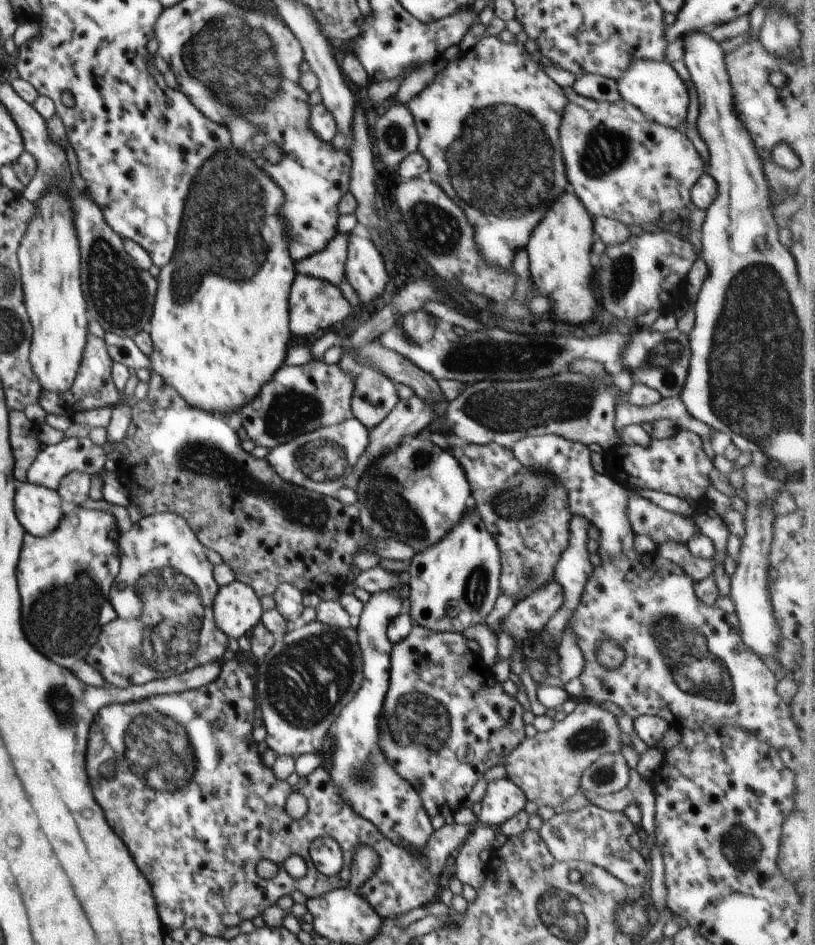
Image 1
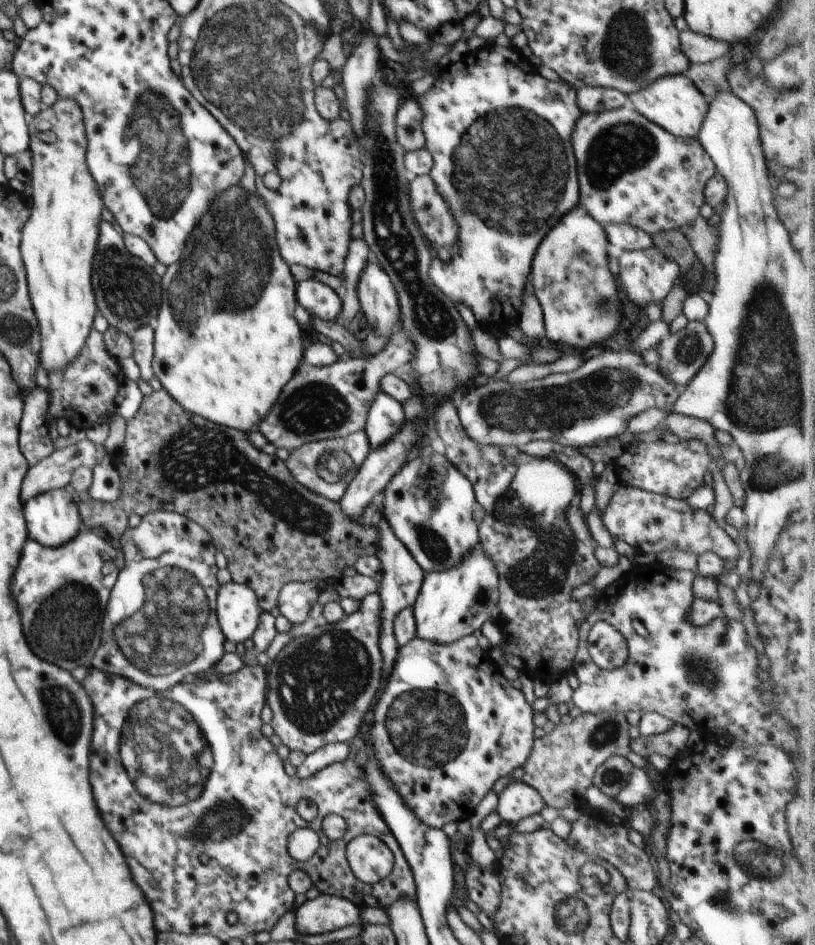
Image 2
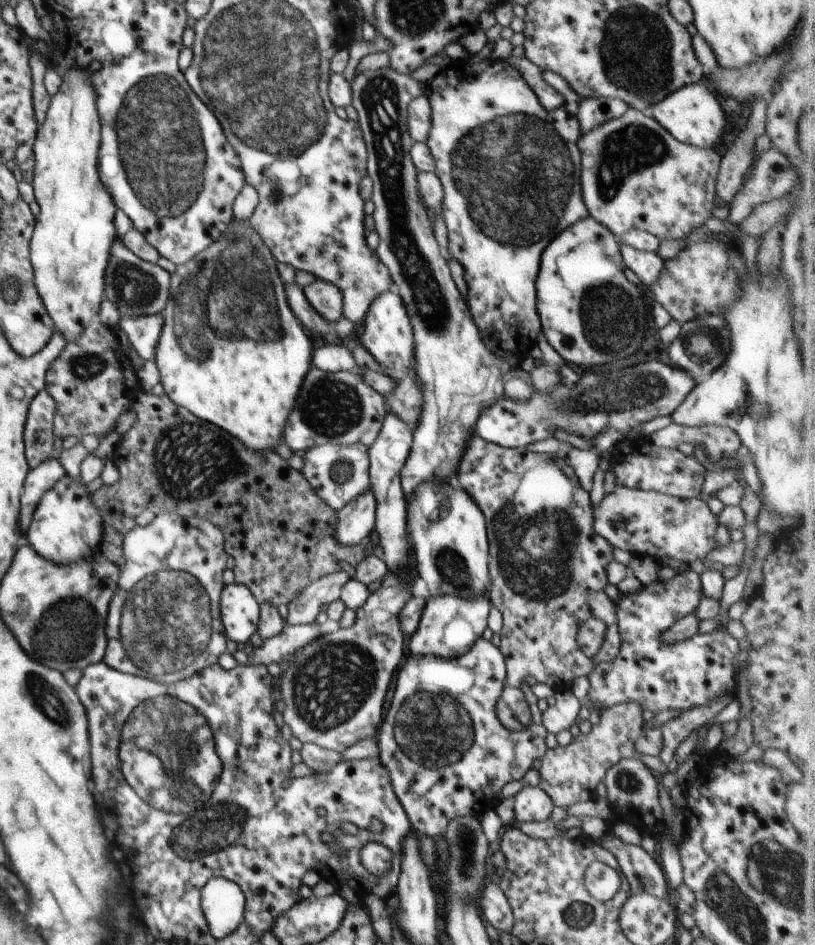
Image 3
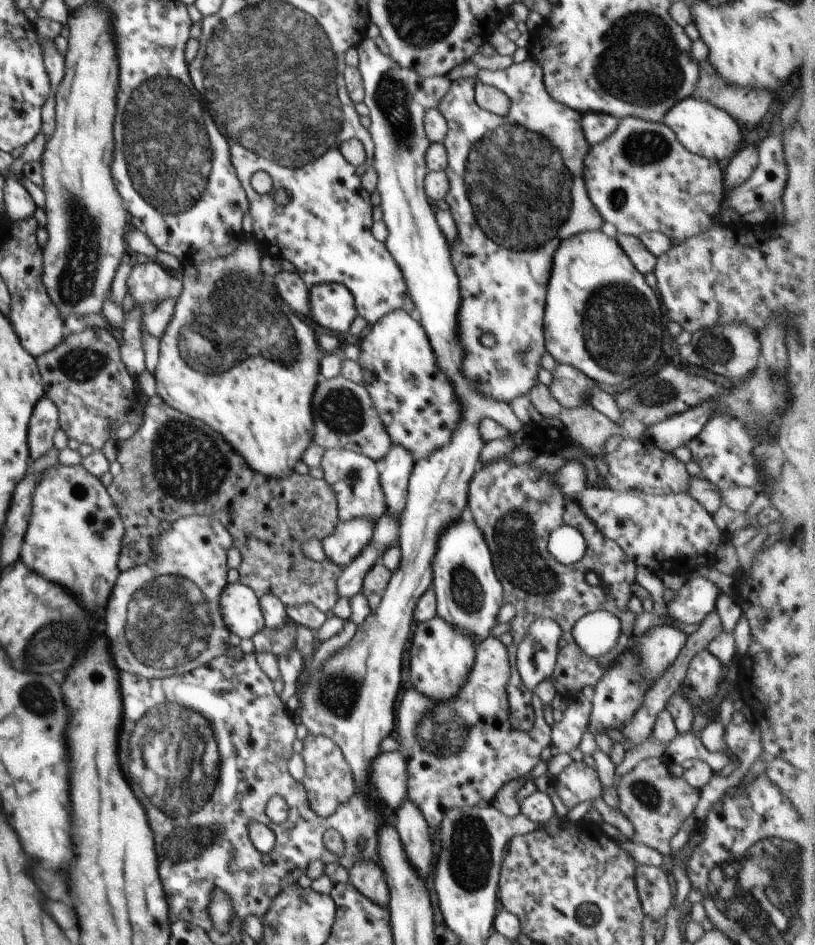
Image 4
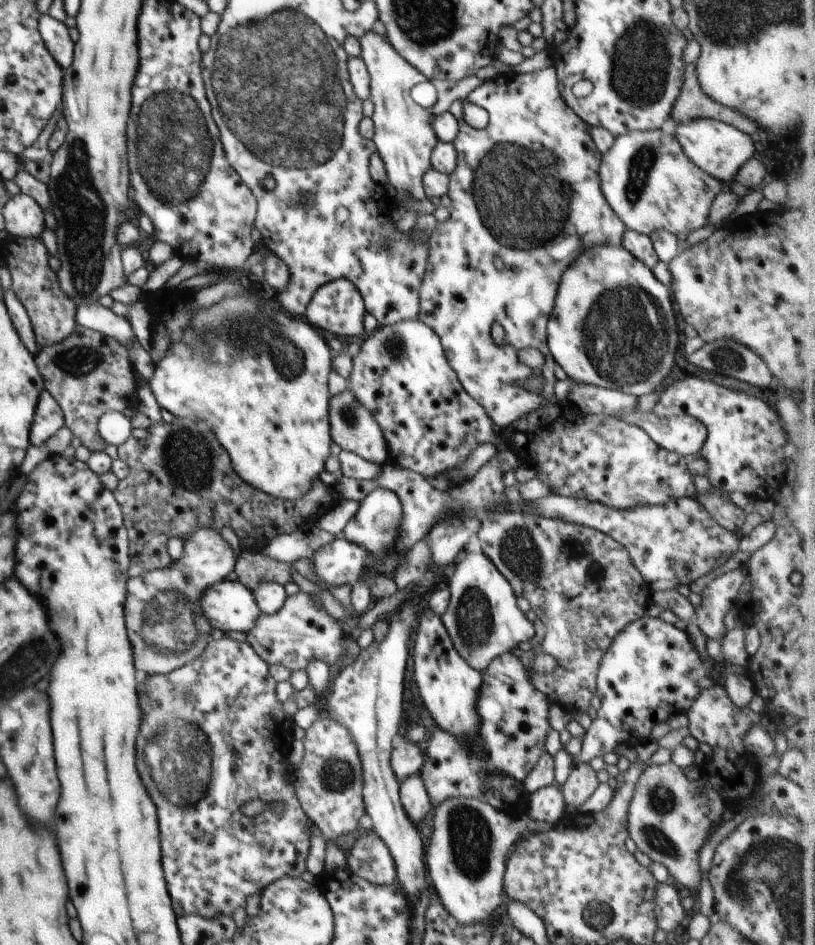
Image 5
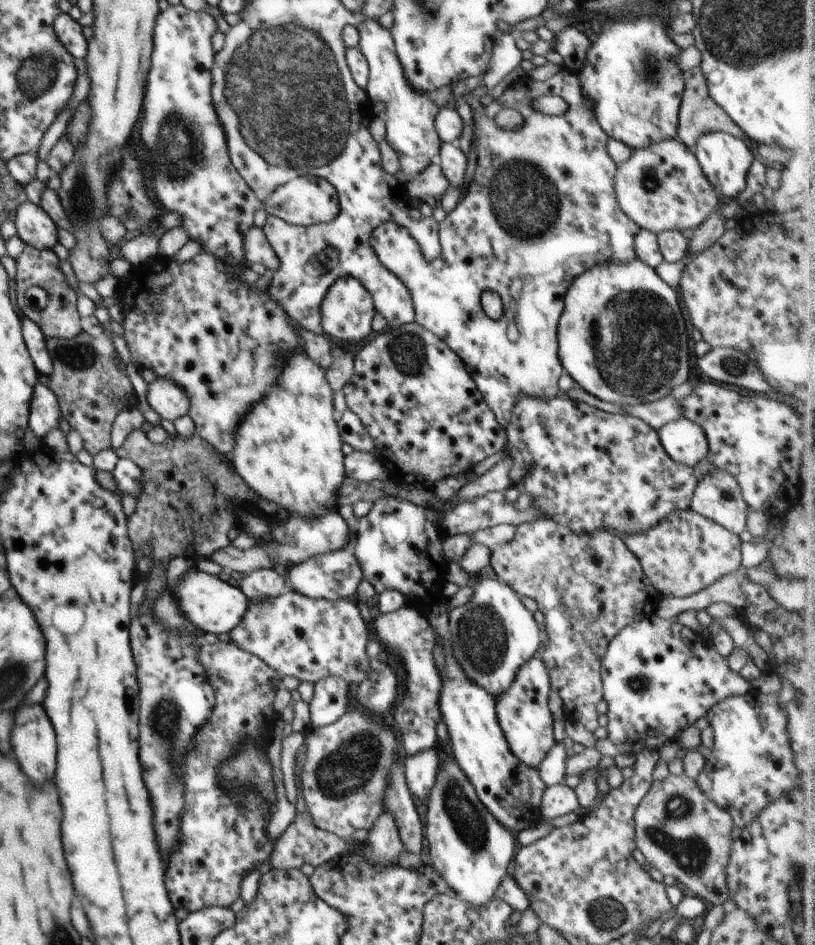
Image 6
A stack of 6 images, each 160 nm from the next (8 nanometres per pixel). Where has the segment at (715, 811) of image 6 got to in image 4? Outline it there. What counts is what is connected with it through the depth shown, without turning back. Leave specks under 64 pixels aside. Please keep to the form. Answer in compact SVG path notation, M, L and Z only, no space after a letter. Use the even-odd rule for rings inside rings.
M649 757L638 763L630 772L616 779L616 793L618 794L617 810L632 822L636 836L636 844L654 848L662 857L672 856L670 840L680 830L686 819L693 815L701 790L688 786L684 780L673 776L668 770L667 762L663 758Z

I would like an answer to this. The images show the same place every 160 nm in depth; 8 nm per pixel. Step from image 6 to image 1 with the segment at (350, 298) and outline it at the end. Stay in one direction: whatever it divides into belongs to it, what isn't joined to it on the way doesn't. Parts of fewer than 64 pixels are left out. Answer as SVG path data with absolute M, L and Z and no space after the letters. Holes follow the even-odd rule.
M298 275L293 281L289 297L289 328L294 336L308 336L318 330L330 330L345 320L354 308L344 299L338 286L324 280Z

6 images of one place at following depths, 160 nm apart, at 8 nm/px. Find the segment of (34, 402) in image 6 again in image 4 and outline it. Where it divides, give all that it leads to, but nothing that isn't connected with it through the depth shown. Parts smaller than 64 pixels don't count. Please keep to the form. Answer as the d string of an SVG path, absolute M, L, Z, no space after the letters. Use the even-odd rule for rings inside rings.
M46 396L38 400L29 426L30 457L36 461L53 448L53 438L59 429L58 408L52 403L52 400Z

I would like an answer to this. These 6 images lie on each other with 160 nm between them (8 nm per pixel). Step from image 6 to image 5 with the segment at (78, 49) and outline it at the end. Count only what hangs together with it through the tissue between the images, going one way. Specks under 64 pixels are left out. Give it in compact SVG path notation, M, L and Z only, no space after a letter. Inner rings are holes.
M40 15L38 17L38 30L44 40L49 53L65 71L73 61L72 38L68 33L66 23L60 22L52 16Z

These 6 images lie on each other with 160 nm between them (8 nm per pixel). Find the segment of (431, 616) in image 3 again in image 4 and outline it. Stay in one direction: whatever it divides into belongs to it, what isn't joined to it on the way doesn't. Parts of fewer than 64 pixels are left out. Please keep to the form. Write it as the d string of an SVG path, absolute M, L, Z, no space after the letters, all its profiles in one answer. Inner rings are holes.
M434 616L431 620L419 622L414 630L412 646L410 646L410 682L412 686L424 694L429 700L444 702L456 698L458 690L464 686L468 672L472 672L476 644L472 638L444 618Z

